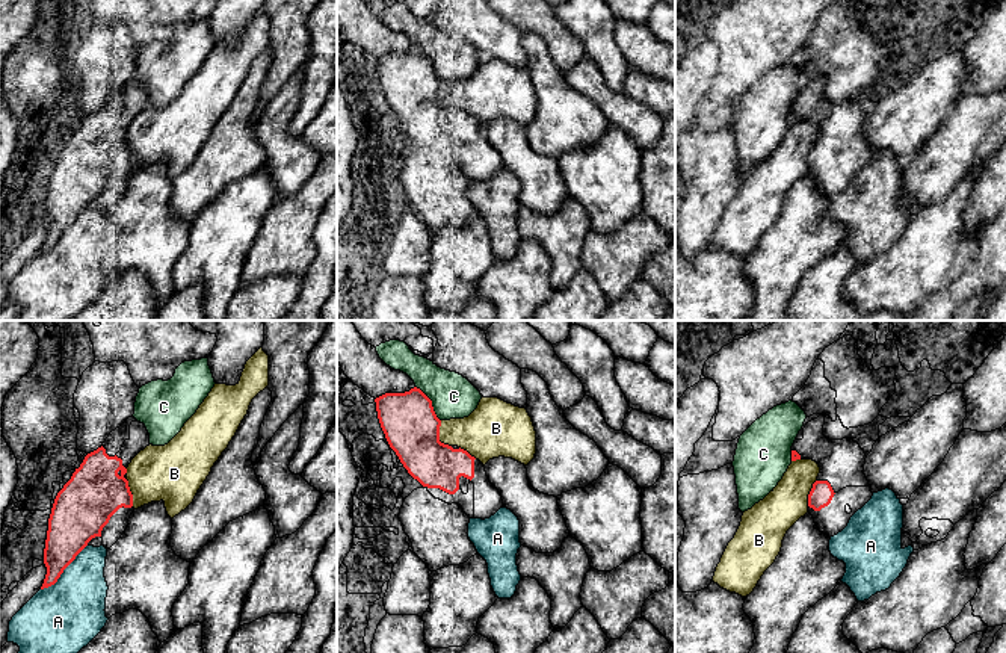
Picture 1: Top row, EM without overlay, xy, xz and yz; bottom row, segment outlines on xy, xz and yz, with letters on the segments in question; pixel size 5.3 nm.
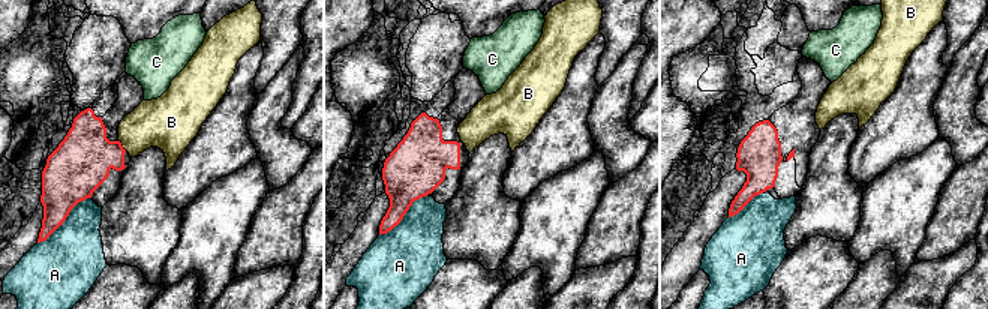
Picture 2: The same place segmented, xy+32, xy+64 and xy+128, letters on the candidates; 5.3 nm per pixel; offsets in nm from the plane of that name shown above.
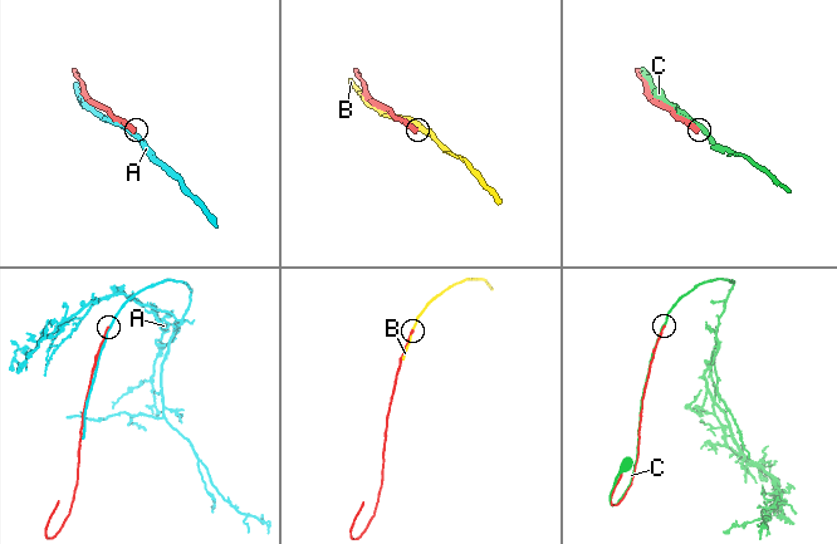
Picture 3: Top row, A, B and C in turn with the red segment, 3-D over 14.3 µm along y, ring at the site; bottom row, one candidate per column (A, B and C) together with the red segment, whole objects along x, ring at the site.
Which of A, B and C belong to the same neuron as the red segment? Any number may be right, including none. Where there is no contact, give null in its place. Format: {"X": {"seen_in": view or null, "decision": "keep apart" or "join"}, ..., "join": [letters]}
{"A": {"seen_in": "xy", "decision": "keep apart"}, "B": {"seen_in": "xz", "decision": "keep apart"}, "C": {"seen_in": "xz", "decision": "keep apart"}, "join": []}

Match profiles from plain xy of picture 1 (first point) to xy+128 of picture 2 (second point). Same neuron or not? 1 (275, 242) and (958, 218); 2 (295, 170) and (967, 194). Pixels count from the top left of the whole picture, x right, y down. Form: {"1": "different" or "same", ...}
{"1": "same", "2": "different"}

